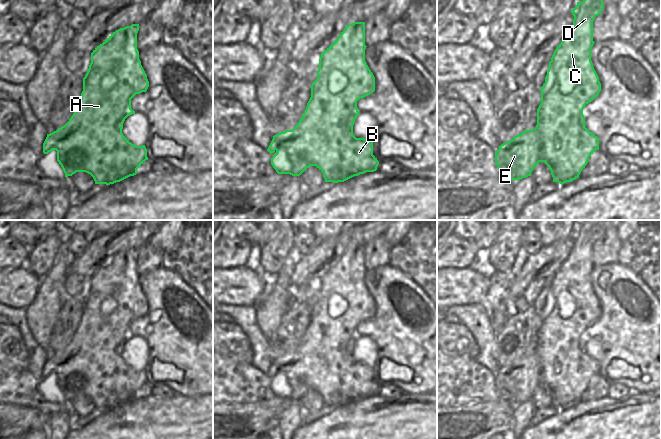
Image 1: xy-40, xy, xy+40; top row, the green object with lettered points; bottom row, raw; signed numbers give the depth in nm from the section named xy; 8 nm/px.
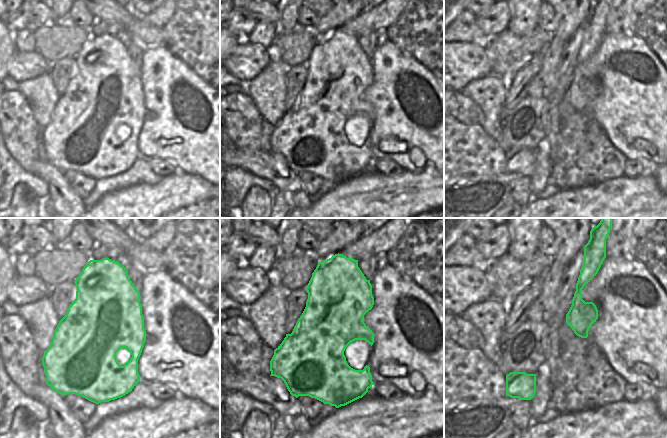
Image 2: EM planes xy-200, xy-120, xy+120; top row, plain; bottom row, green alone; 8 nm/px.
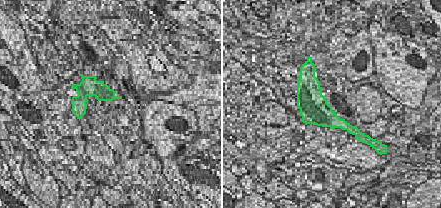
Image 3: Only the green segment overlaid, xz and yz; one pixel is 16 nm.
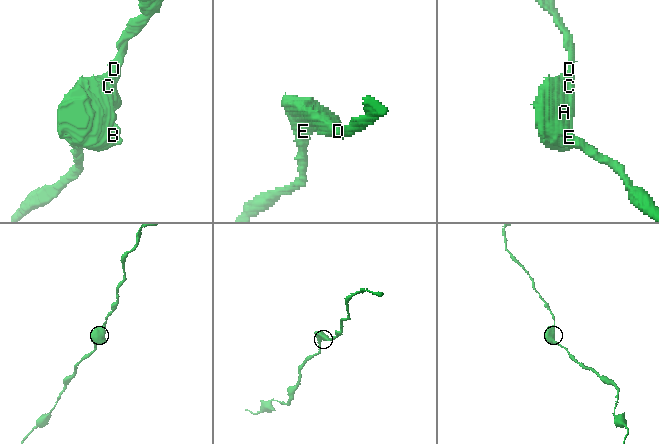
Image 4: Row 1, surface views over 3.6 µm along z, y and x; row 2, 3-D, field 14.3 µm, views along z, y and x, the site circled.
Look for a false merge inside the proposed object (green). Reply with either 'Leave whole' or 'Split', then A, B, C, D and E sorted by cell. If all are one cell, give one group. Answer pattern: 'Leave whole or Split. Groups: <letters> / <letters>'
Leave whole. Groups: A B C D E.

